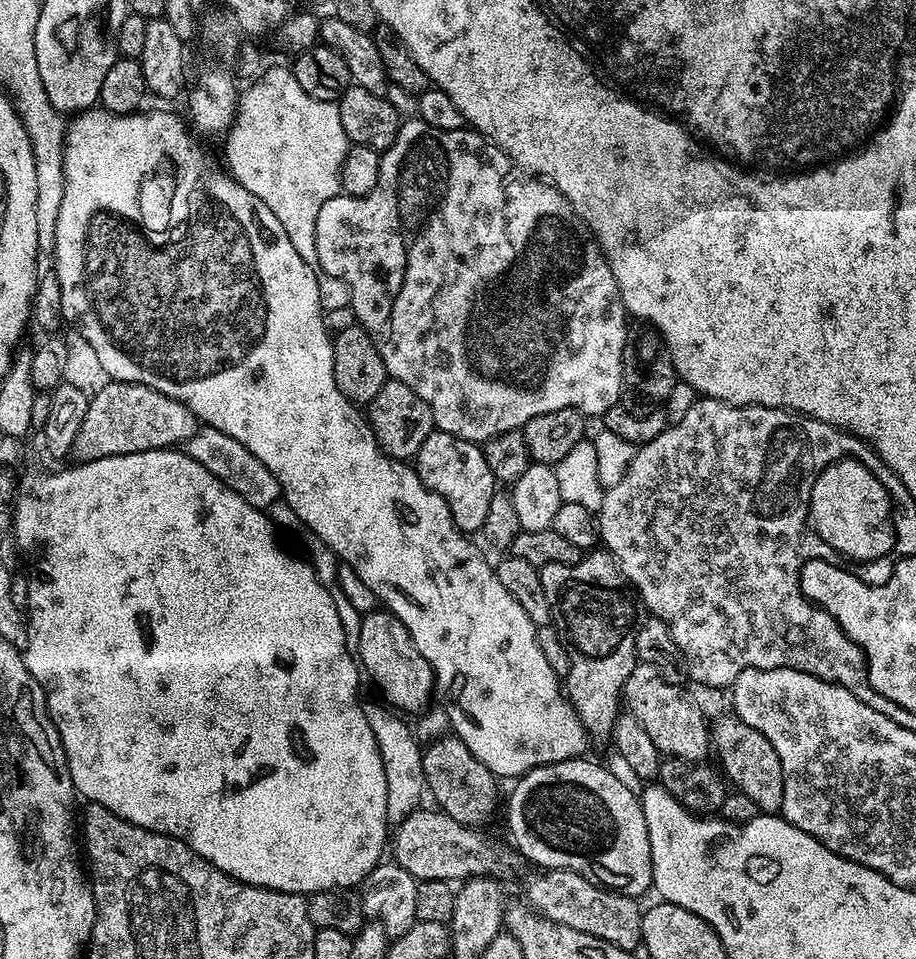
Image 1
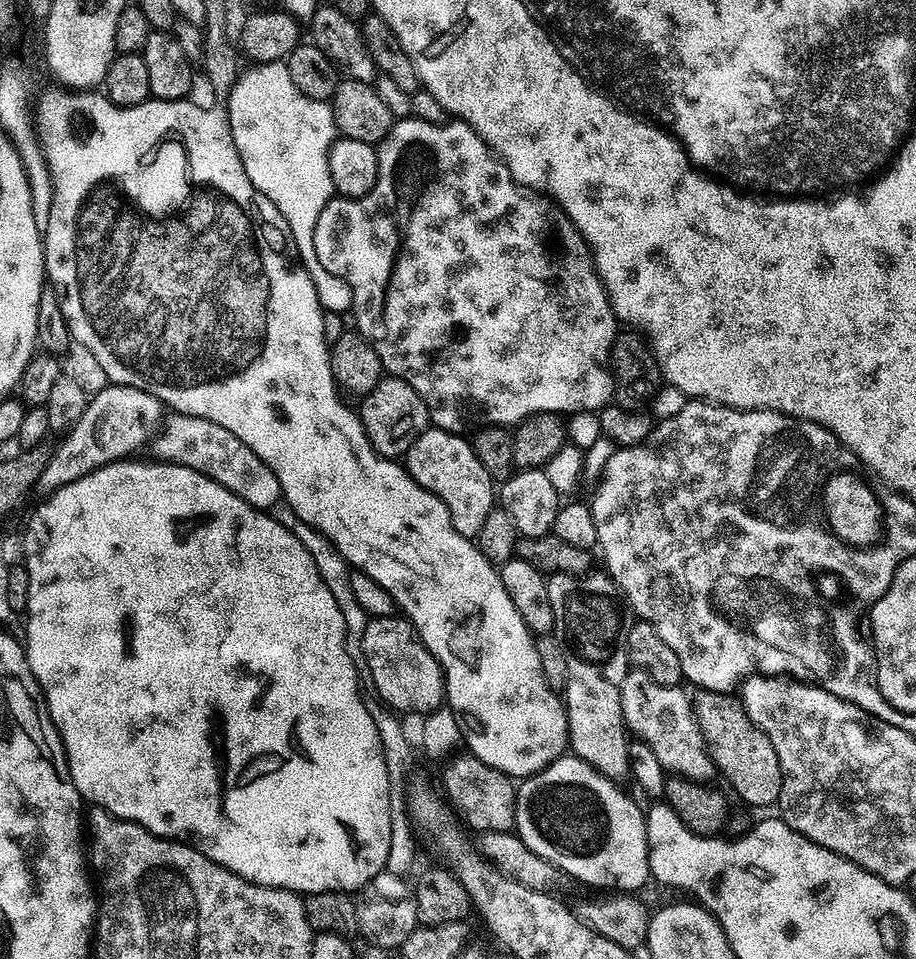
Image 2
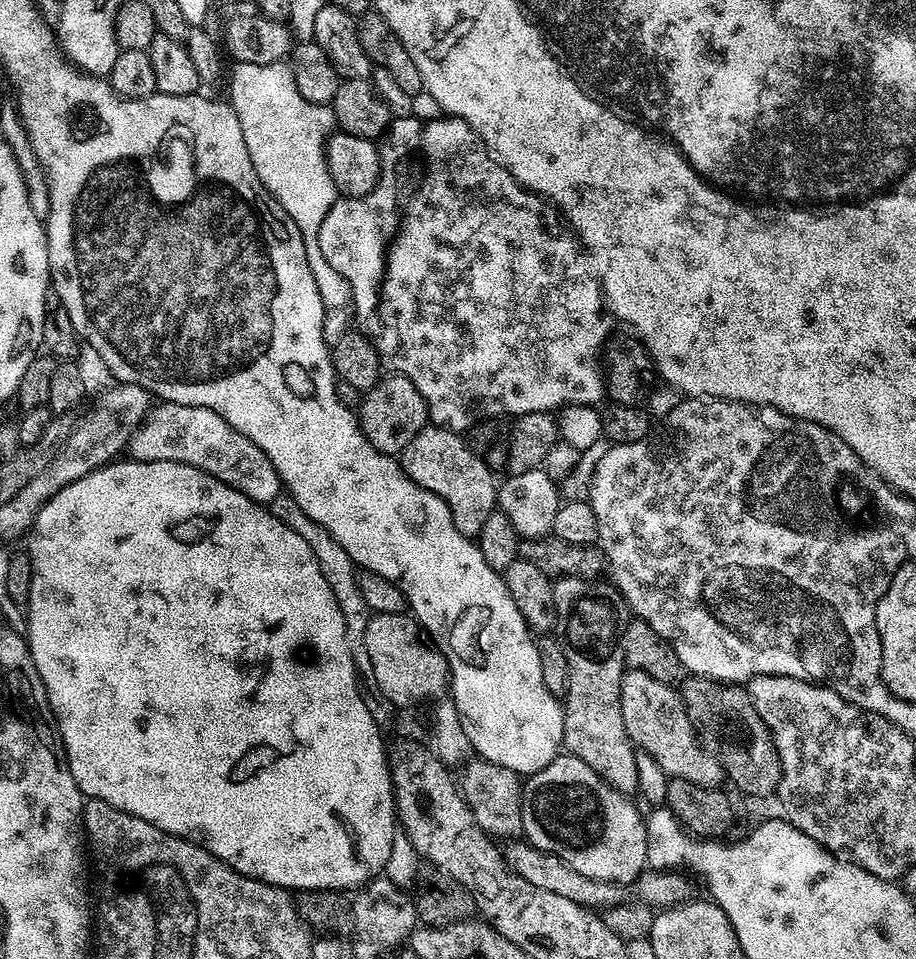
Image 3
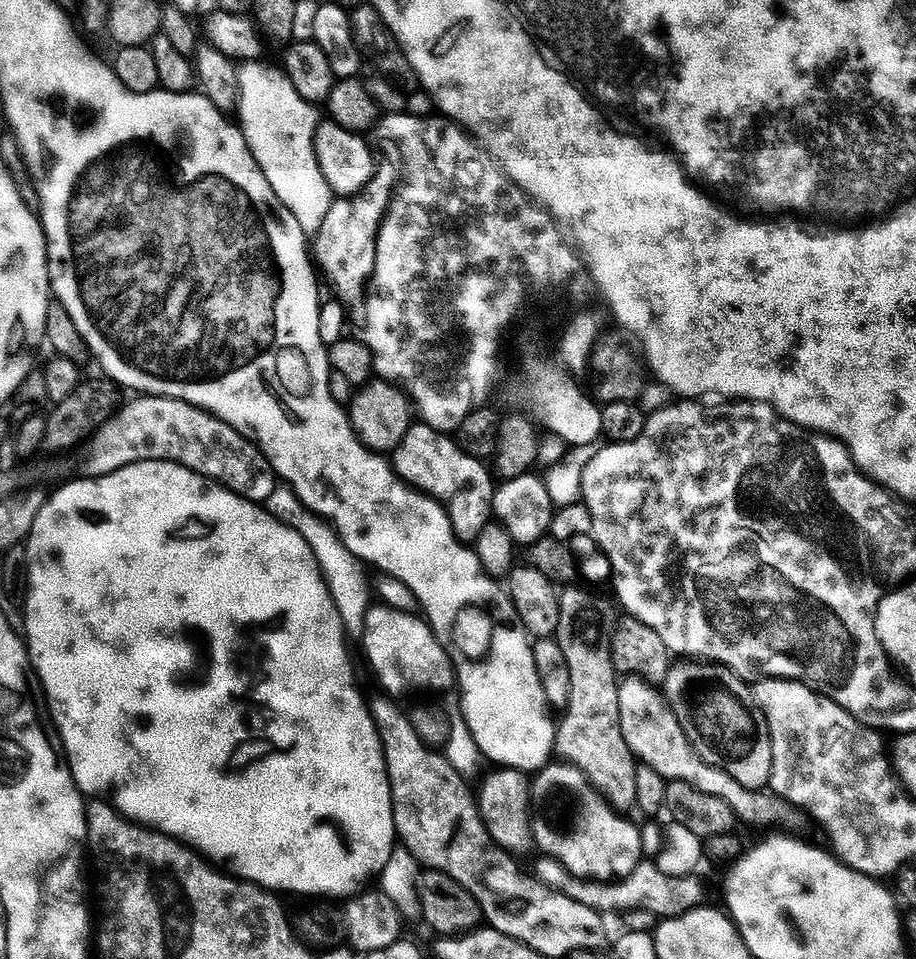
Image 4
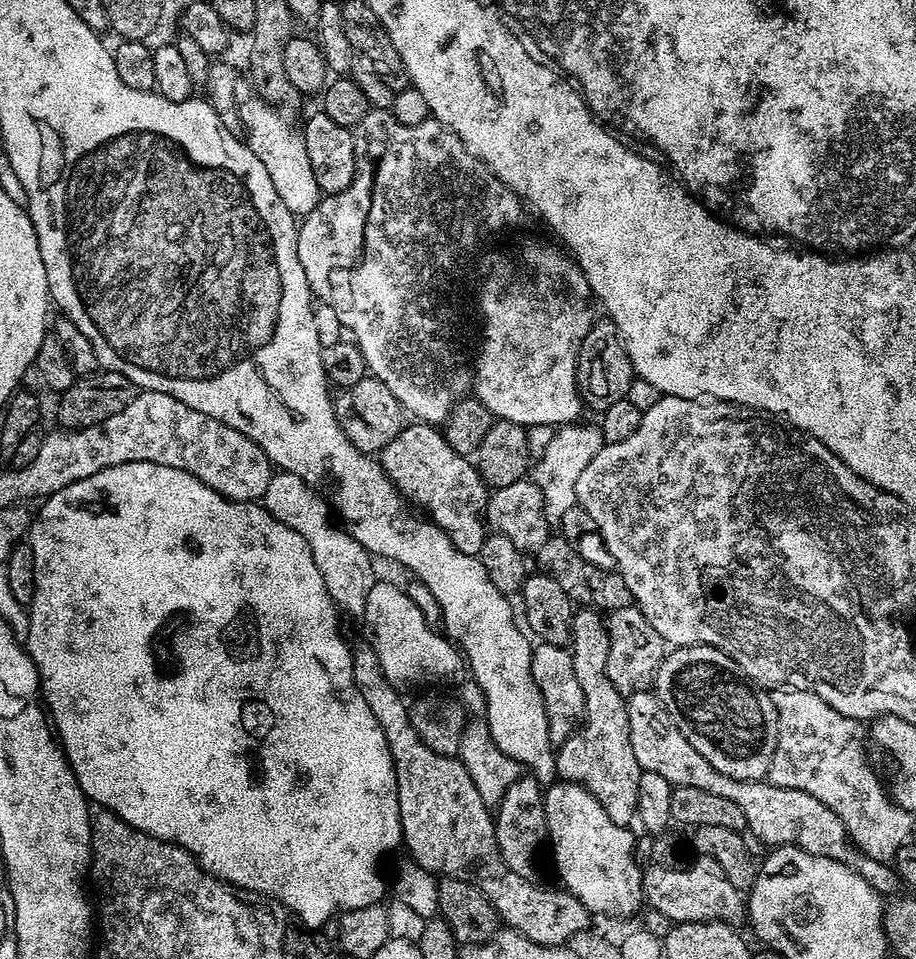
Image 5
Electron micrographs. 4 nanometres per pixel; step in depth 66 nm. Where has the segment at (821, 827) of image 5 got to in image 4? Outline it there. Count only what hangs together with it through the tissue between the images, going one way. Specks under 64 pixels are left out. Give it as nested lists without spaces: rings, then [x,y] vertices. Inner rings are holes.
[[[624,678],[617,683],[616,689],[618,724],[622,726],[622,738],[626,738],[626,746],[630,746],[633,756],[640,764],[650,766],[650,770],[658,770],[658,774],[662,774],[666,782],[690,782],[690,786],[698,786],[698,790],[706,790],[706,794],[718,794],[718,798],[722,798],[722,802],[726,802],[730,810],[734,810],[741,825],[772,828],[768,830],[796,830],[792,828],[800,824],[802,812],[799,807],[789,804],[781,796],[775,796],[771,790],[742,786],[737,780],[730,778],[726,770],[706,762],[696,753],[659,687],[647,684],[639,678]]]

